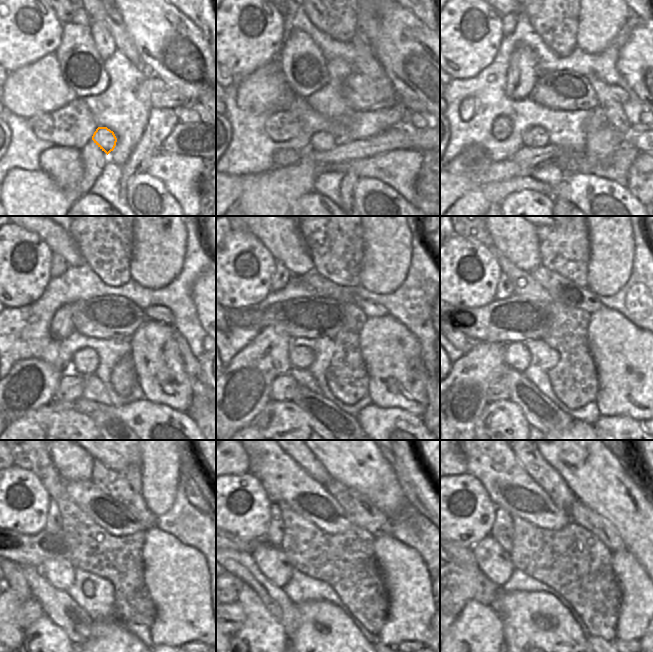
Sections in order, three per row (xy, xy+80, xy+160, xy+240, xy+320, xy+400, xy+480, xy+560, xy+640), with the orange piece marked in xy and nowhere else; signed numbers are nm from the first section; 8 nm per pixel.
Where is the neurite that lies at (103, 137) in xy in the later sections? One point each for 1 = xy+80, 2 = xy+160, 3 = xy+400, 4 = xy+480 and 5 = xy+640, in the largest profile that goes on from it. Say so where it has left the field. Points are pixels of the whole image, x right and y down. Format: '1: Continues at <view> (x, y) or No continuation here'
1: Continues at xy+80 (321, 140)
2: Continues at xy+160 (536, 136)
3: Continues at xy+400 (516, 356)
4: Continues at xy+480 (59, 573)
5: Continues at xy+640 (493, 561)

